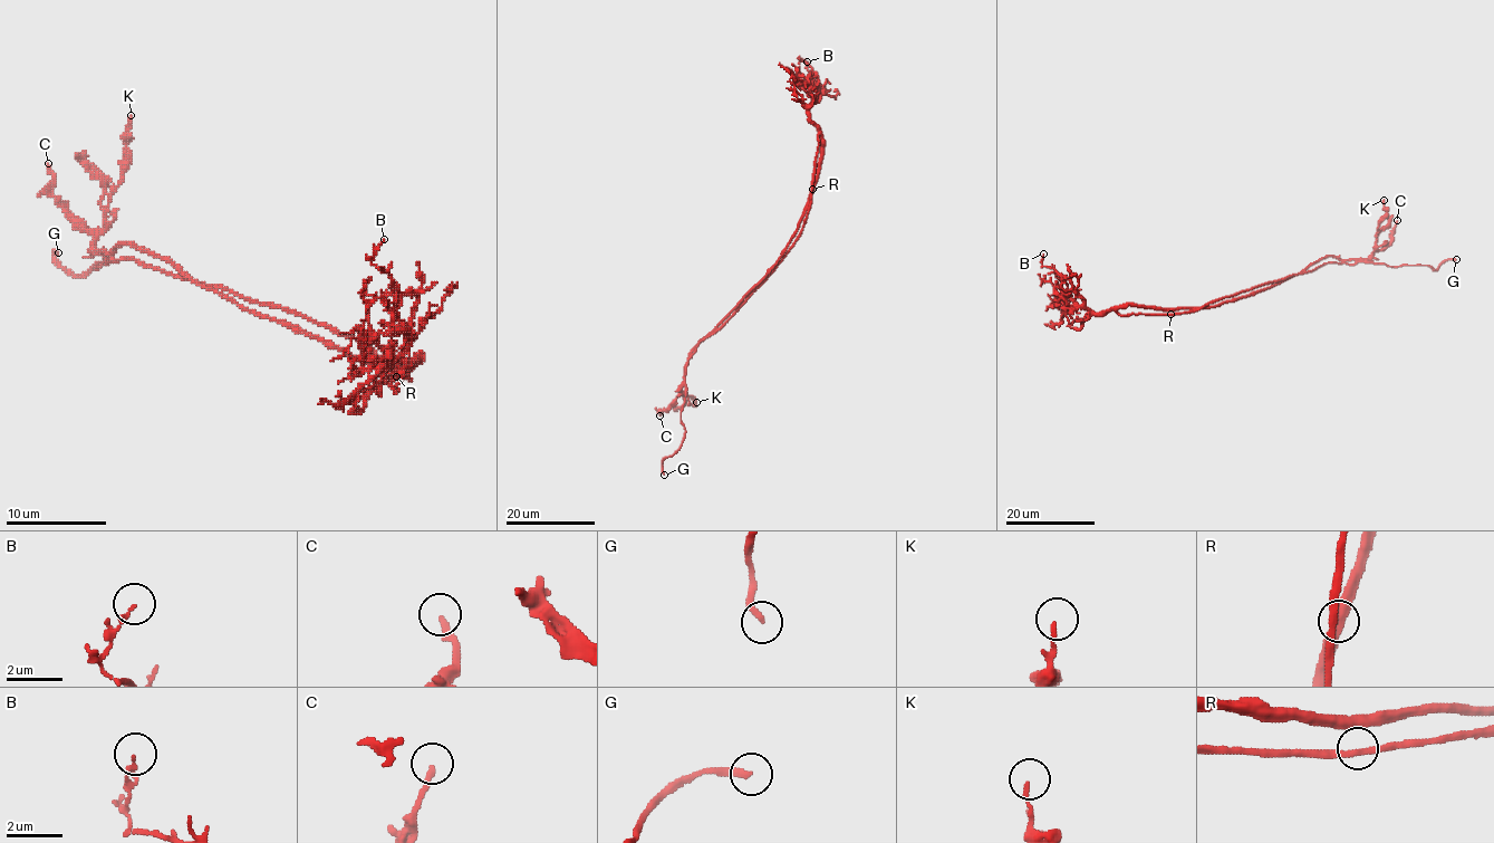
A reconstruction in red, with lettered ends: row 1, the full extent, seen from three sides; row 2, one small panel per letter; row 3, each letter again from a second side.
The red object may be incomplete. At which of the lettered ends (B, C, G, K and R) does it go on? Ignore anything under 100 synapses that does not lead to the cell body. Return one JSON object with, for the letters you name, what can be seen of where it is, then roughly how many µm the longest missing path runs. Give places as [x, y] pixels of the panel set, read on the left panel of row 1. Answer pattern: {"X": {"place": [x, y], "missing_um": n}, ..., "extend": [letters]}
{"G": {"place": [58, 252], "missing_um": 6}, "extend": ["G"]}

